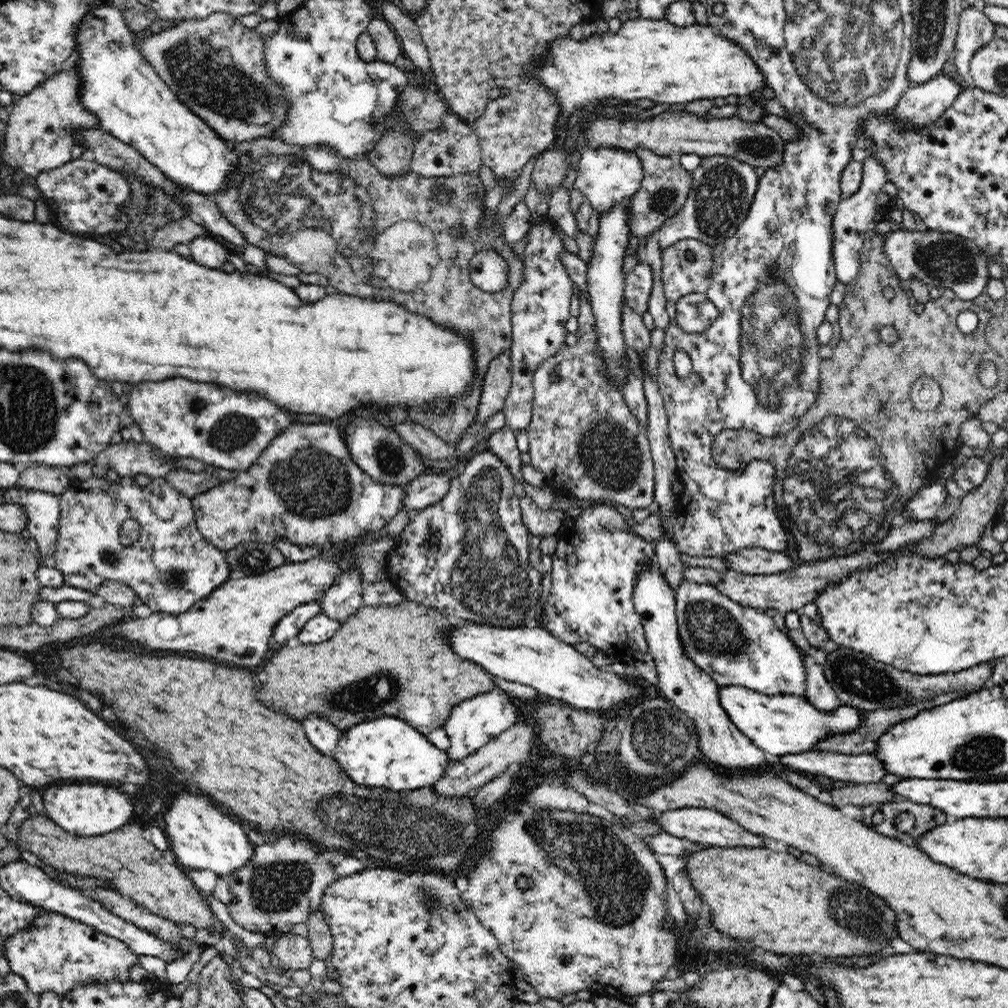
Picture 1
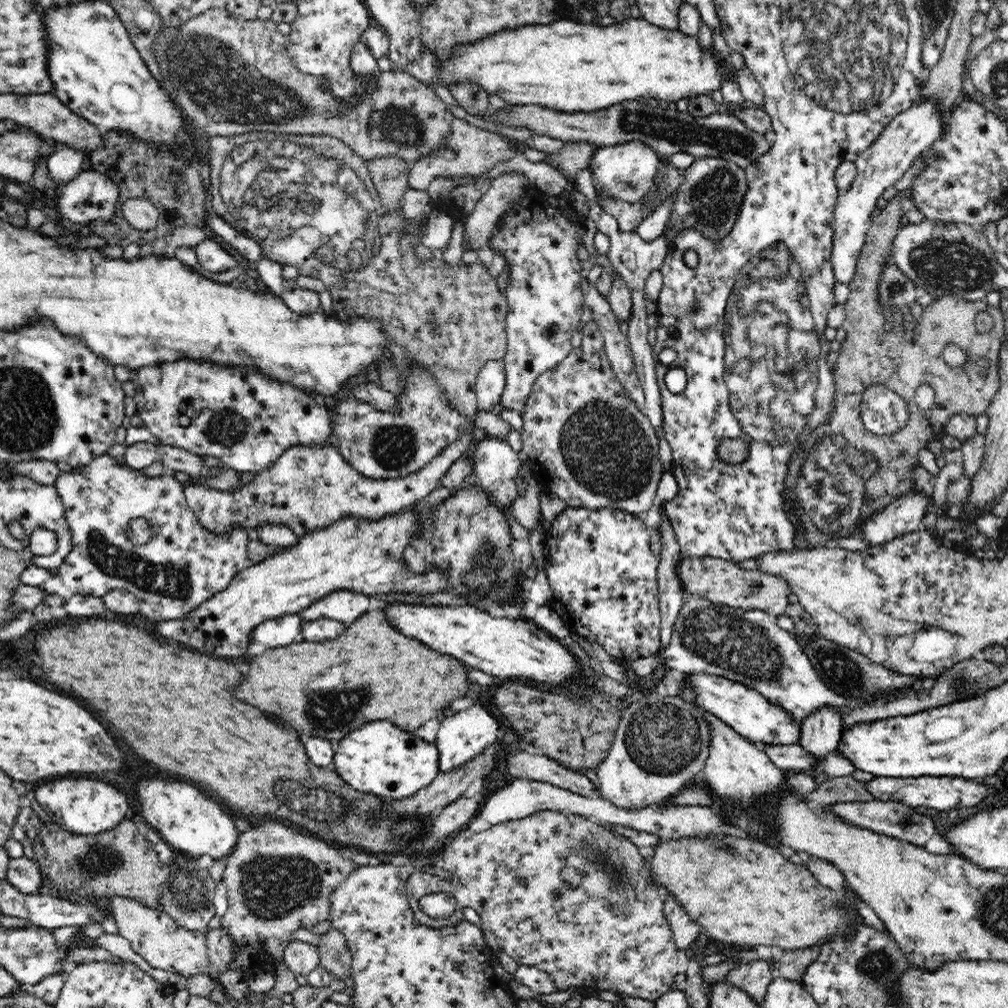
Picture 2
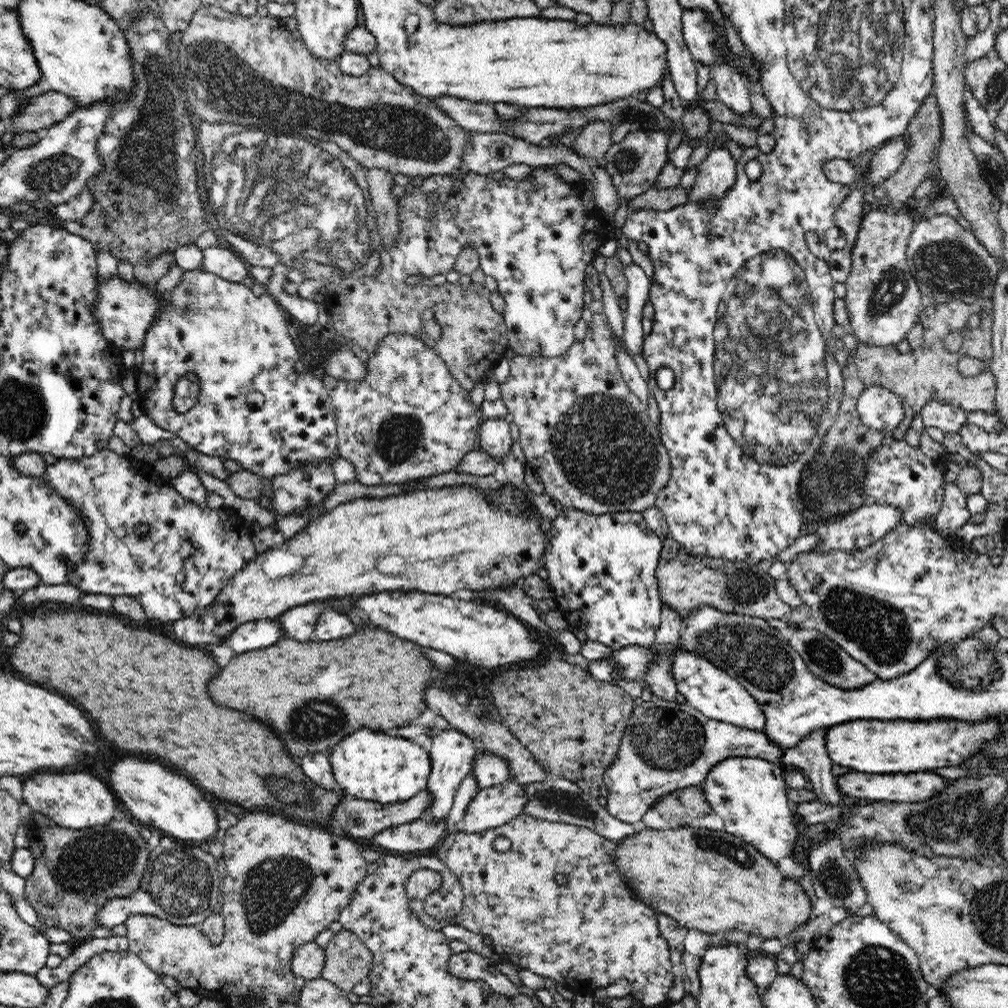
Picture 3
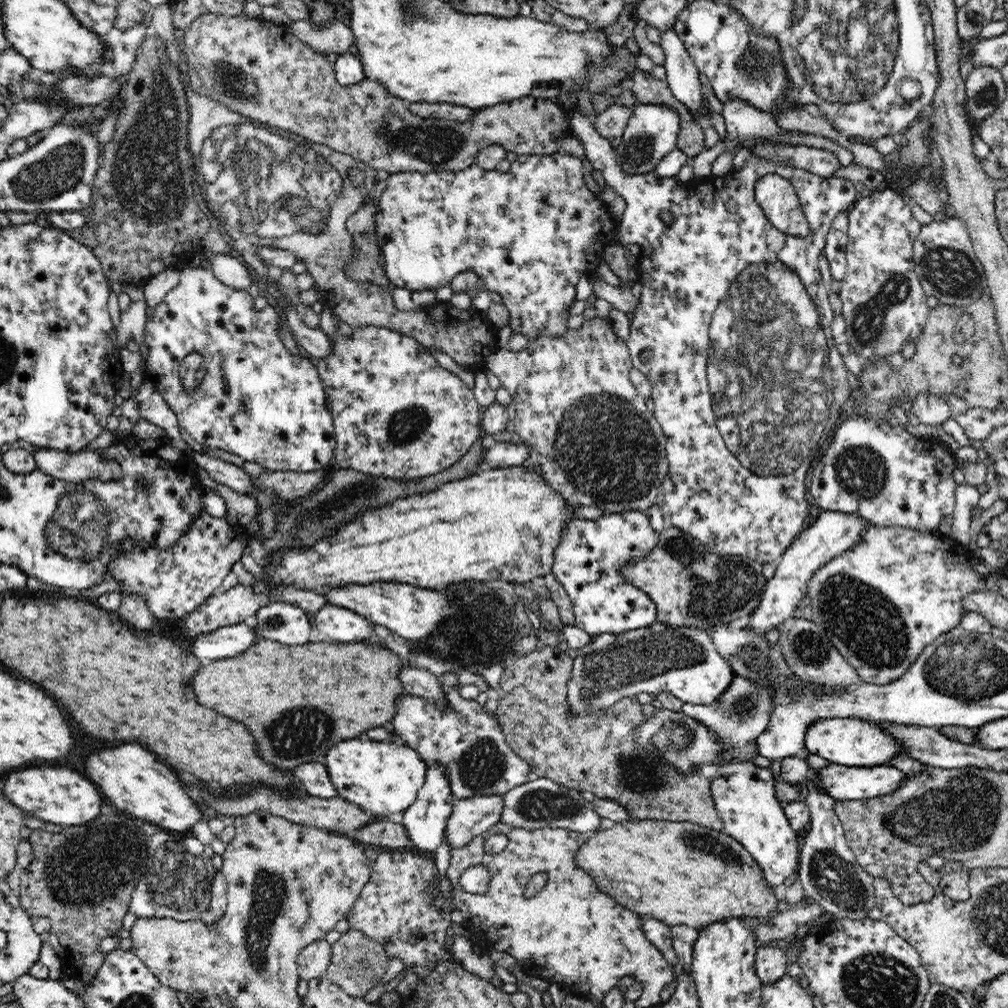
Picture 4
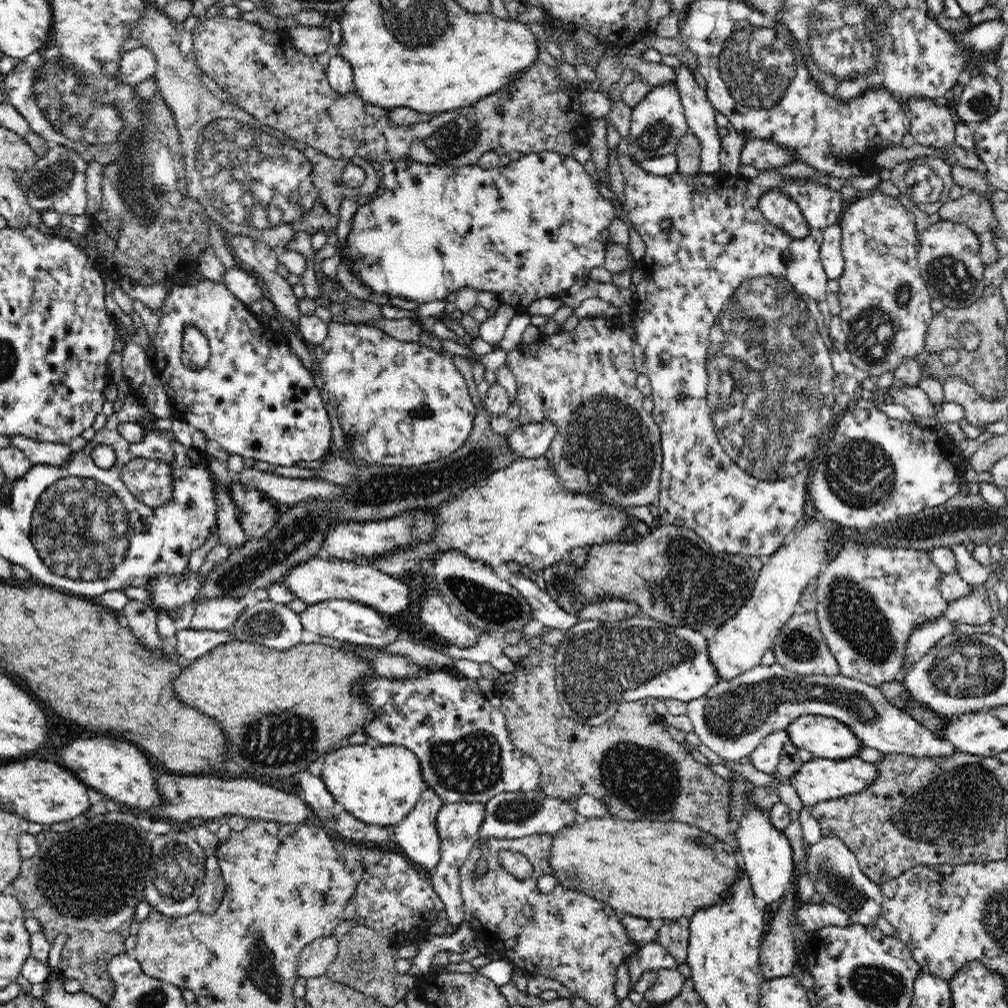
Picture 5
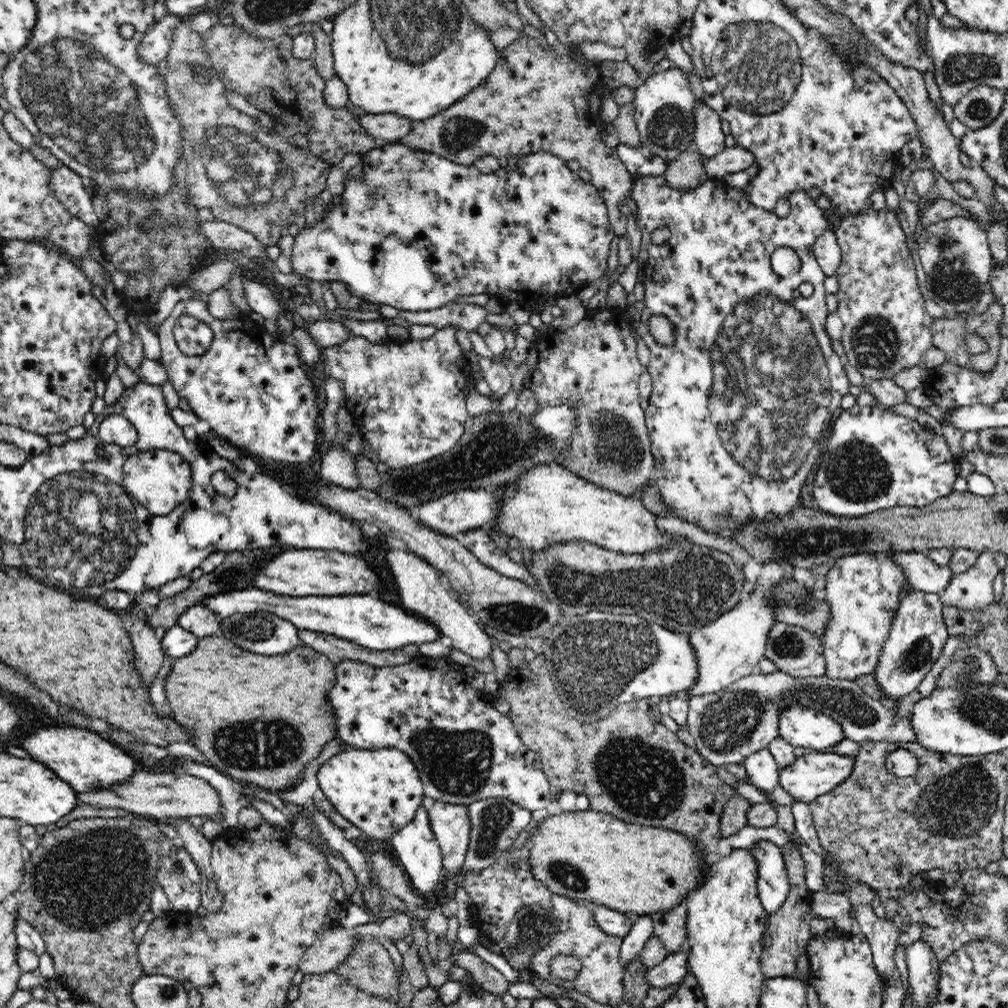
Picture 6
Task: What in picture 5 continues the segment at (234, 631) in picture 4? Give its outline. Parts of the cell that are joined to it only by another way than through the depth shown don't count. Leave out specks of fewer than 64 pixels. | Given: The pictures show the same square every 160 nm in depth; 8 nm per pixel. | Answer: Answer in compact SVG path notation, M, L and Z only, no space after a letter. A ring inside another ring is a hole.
M180 629L176 631L175 637L177 644L175 647L177 656L184 660L184 666L188 660L202 658L207 652L210 652L218 645L228 642L228 630L220 632L201 631L192 629Z

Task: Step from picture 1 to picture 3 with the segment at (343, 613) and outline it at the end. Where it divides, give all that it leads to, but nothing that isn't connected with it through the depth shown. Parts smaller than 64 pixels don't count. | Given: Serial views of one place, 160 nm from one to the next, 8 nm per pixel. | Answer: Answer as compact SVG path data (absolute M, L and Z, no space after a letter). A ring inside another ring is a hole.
M332 598L292 607L274 619L277 620L283 630L284 637L289 637L298 642L306 642L314 639L313 630L318 617L324 610L334 609L347 614L348 610L354 606L354 598ZM336 603L338 603L338 608L335 608Z

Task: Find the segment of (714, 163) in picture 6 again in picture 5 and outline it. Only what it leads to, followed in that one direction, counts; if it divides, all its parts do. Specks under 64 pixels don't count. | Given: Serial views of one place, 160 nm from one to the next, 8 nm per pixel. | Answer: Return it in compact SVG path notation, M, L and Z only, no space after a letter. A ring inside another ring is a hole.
M748 138L741 148L740 160L744 166L754 166L758 171L798 161L789 148L782 148L771 140Z

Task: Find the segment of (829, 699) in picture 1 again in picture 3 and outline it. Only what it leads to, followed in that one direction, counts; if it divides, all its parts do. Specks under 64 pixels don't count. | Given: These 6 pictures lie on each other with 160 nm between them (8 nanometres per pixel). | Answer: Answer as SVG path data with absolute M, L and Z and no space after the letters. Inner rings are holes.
M827 728L812 730L794 748L786 749L785 753L779 758L779 762L776 763L789 769L799 770L807 778L810 789L816 795L816 801L834 807L839 804L844 796L839 793L837 782L834 782L832 775L833 760L829 757L827 748L825 748L826 731Z

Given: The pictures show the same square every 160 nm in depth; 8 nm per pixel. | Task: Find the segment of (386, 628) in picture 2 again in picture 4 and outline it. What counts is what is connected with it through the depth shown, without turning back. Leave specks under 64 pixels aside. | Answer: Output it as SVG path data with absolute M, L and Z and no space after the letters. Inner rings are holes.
M258 638L244 652L236 656L212 661L210 666L202 666L198 670L198 674L194 676L194 680L192 680L192 686L194 686L196 700L202 706L212 708L212 710L220 712L222 716L228 716L228 718L232 718L236 722L242 722L250 730L250 734L254 736L260 758L266 760L268 764L273 764L279 770L286 771L293 770L299 764L306 764L308 761L320 760L320 762L324 762L324 756L337 742L364 736L368 730L377 726L386 727L386 724L389 724L394 718L396 699L405 692L398 673L406 664L405 658L401 660L392 651L386 649L386 647L376 644L376 639L362 640L362 642L354 643L308 642L306 644L288 646L274 640Z

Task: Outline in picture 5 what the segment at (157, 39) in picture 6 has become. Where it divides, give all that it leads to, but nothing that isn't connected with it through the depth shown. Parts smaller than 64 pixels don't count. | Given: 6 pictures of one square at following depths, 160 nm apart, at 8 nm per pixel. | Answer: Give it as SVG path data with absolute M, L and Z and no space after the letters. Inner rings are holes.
M144 45L123 53L118 65L120 65L120 76L116 76L116 79L133 87L155 76L156 59L152 51Z

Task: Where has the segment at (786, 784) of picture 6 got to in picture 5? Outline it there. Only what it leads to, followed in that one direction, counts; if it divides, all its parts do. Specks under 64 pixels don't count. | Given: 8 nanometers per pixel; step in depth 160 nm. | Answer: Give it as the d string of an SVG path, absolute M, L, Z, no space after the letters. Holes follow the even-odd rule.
M818 757L803 762L802 768L799 768L794 776L786 781L796 788L796 793L800 797L803 805L812 807L826 800L834 800L862 792L878 774L878 768L874 763L866 762L860 757L850 757L849 759L830 760Z

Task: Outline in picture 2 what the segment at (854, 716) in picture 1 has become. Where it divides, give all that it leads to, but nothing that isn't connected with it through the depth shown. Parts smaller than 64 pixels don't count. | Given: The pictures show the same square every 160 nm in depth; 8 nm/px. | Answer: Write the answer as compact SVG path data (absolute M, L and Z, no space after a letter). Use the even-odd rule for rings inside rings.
M688 673L684 675L689 686L693 688L697 706L731 726L740 736L752 742L764 744L787 745L798 742L801 724L790 718L779 704L772 704L753 688L728 680L726 677L716 676L714 673Z

